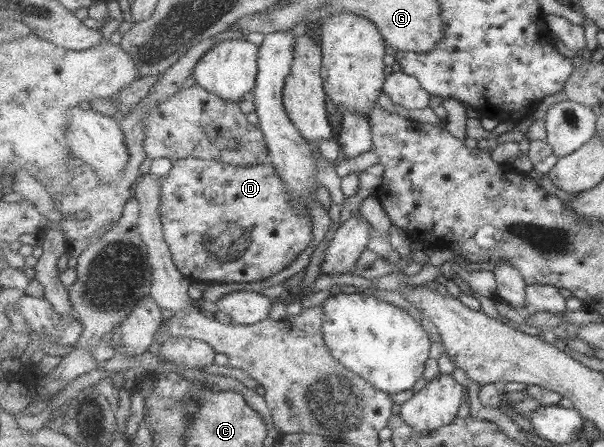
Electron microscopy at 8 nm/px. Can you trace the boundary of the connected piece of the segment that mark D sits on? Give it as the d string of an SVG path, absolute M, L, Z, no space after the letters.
M189 158L174 160L172 164L169 173L158 178L162 184L160 220L173 260L188 280L218 284L262 281L293 265L314 239L311 218L304 210L292 206L292 194L271 162L244 168L232 163Z

